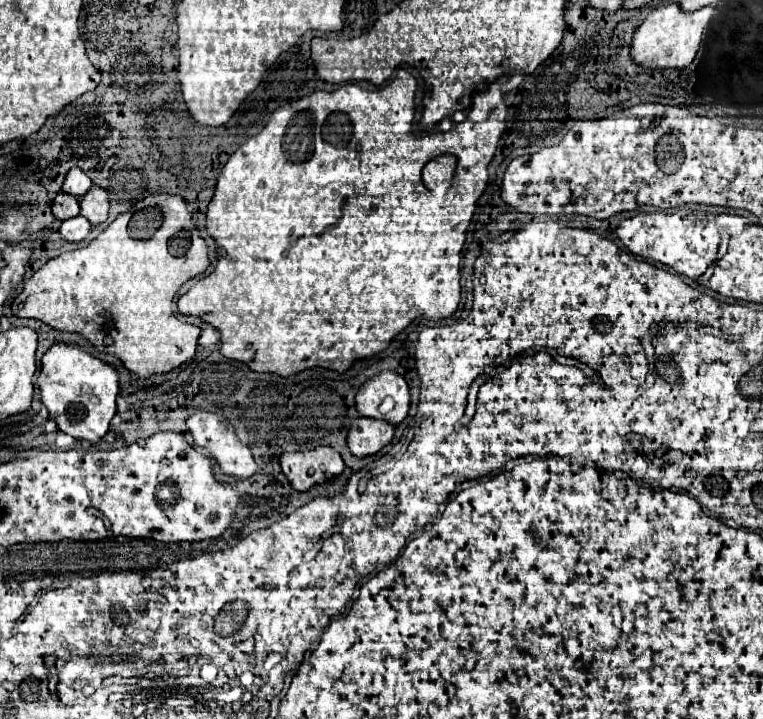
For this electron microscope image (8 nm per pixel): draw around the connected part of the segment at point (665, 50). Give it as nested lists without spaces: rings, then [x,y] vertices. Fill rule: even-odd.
[[[668,4],[668,6],[652,10],[632,36],[632,44],[630,44],[632,60],[650,70],[664,70],[664,68],[680,70],[680,68],[690,66],[690,62],[694,60],[698,52],[702,32],[708,28],[714,14],[716,14],[714,6],[706,6],[690,14],[686,14],[678,4]]]

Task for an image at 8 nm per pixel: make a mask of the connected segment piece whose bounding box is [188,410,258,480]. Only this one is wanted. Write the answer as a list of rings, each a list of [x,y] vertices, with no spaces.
[[[198,410],[188,420],[188,430],[194,442],[208,450],[210,458],[218,462],[222,474],[234,478],[250,478],[258,470],[250,450],[240,444],[234,428],[228,426],[218,414]]]

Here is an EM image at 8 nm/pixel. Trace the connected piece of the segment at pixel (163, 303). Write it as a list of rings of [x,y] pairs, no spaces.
[[[154,194],[136,202],[132,210],[120,214],[96,240],[88,242],[88,246],[62,252],[48,260],[26,282],[20,296],[14,298],[12,312],[18,318],[40,320],[60,332],[80,334],[100,352],[120,358],[134,378],[144,380],[166,374],[194,358],[200,328],[178,320],[174,298],[184,282],[202,274],[208,266],[208,246],[200,238],[198,228],[194,228],[184,200],[170,194]]]

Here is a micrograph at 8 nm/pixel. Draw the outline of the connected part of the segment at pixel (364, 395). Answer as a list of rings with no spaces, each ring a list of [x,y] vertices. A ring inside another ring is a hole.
[[[382,372],[374,376],[370,382],[366,382],[366,386],[360,388],[356,396],[356,408],[364,418],[386,420],[394,426],[400,424],[410,408],[410,390],[406,380],[394,372]],[[384,398],[394,398],[396,402],[394,408],[386,414],[380,412],[380,404],[384,402]]]

